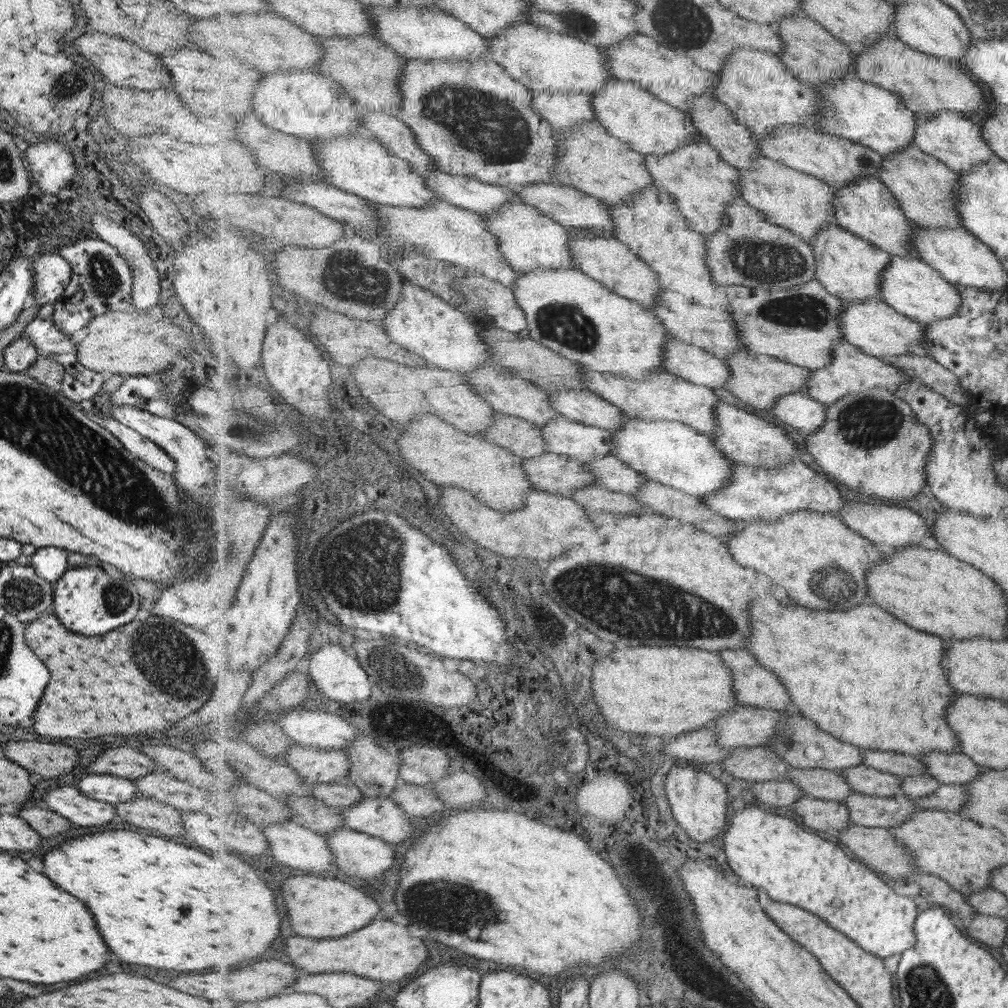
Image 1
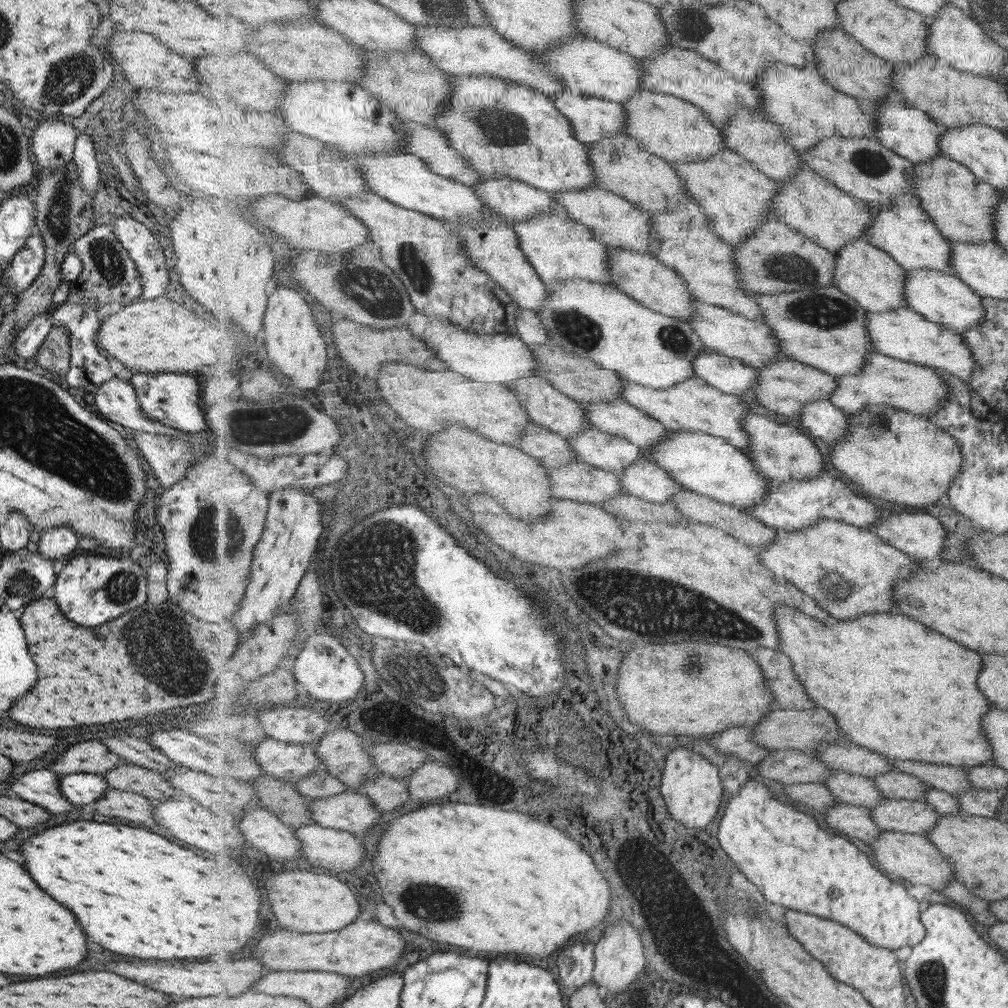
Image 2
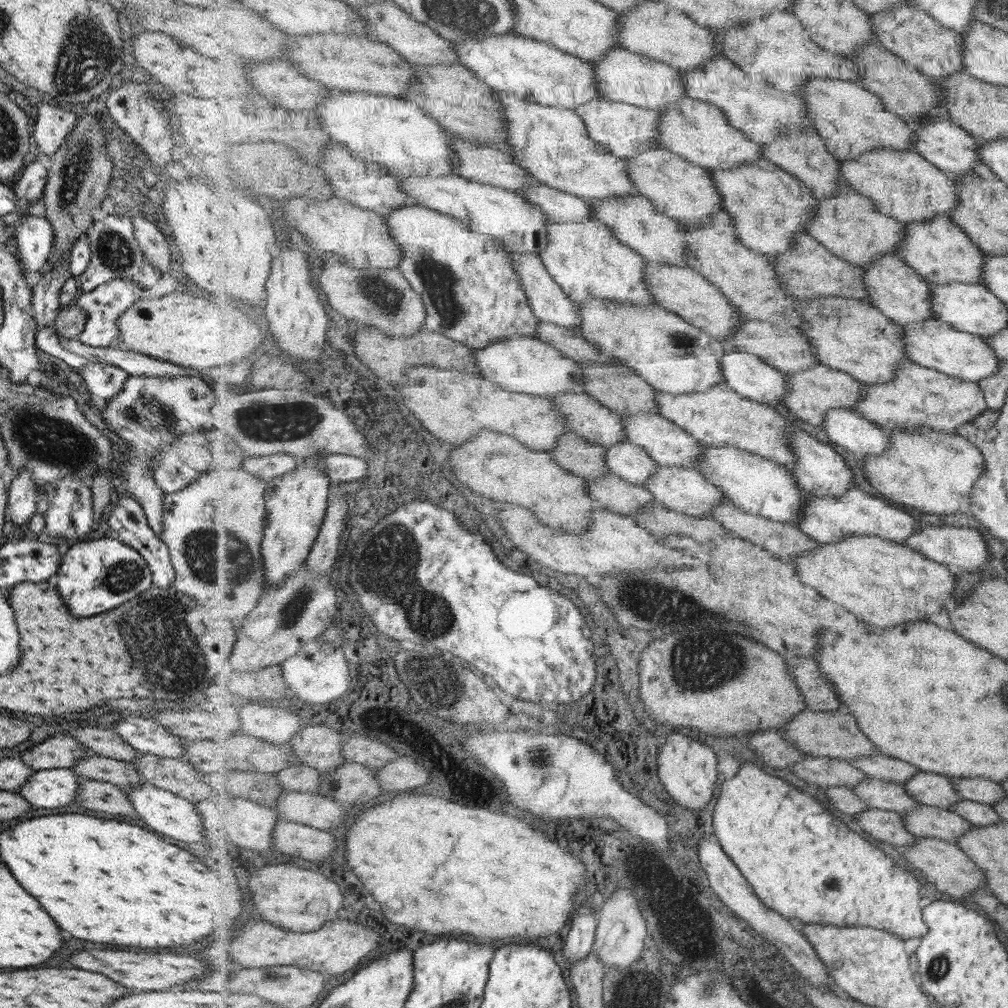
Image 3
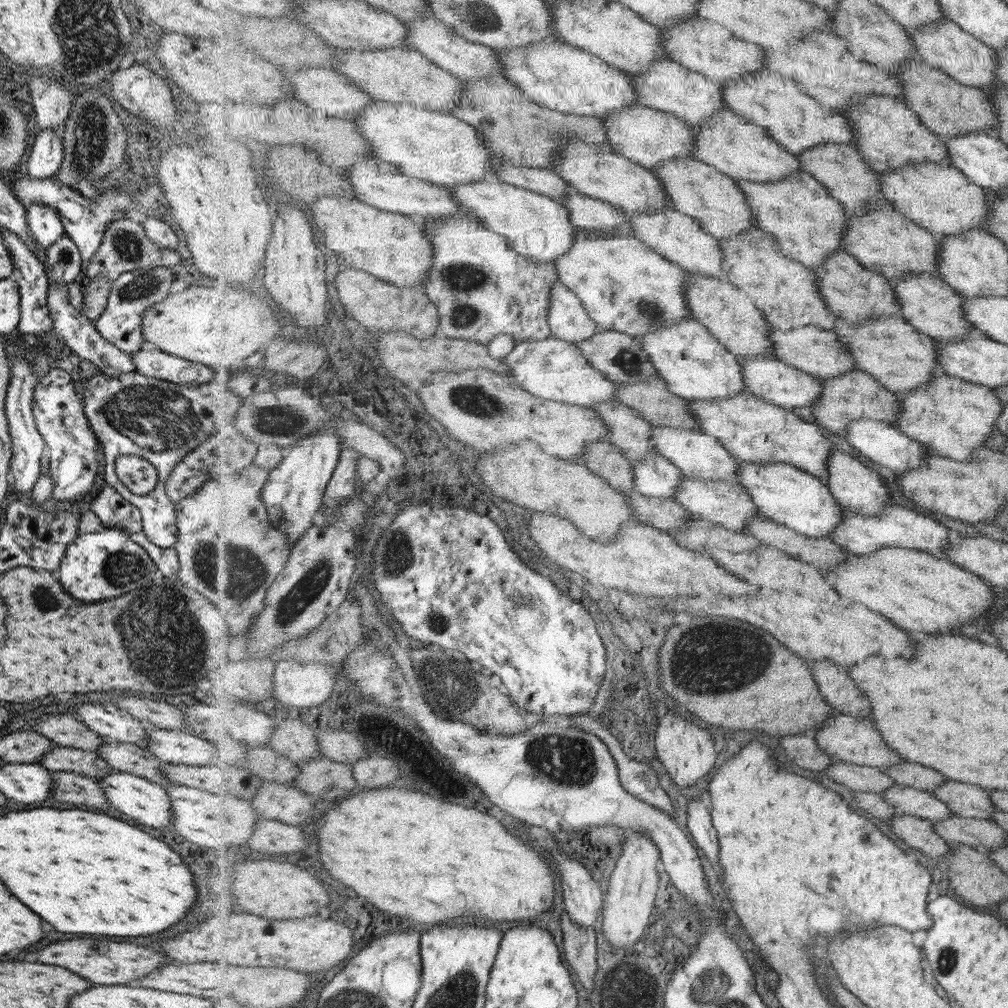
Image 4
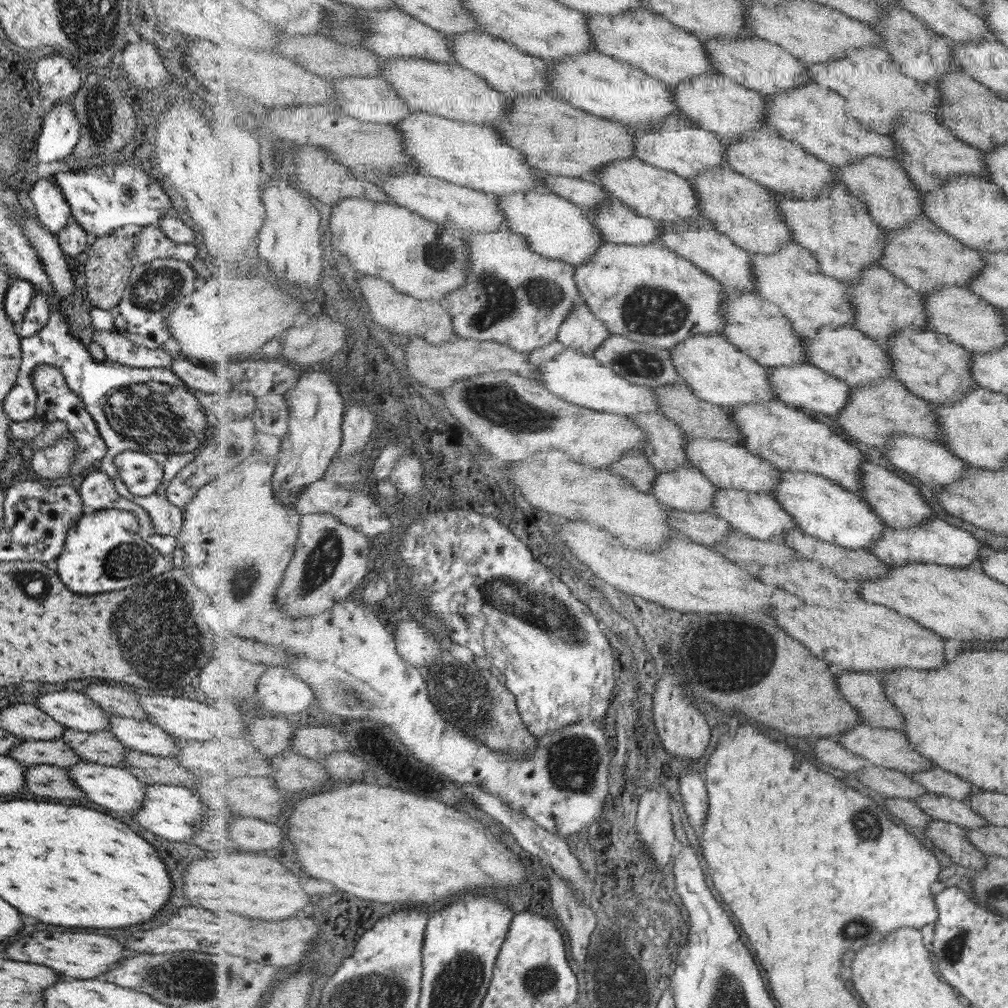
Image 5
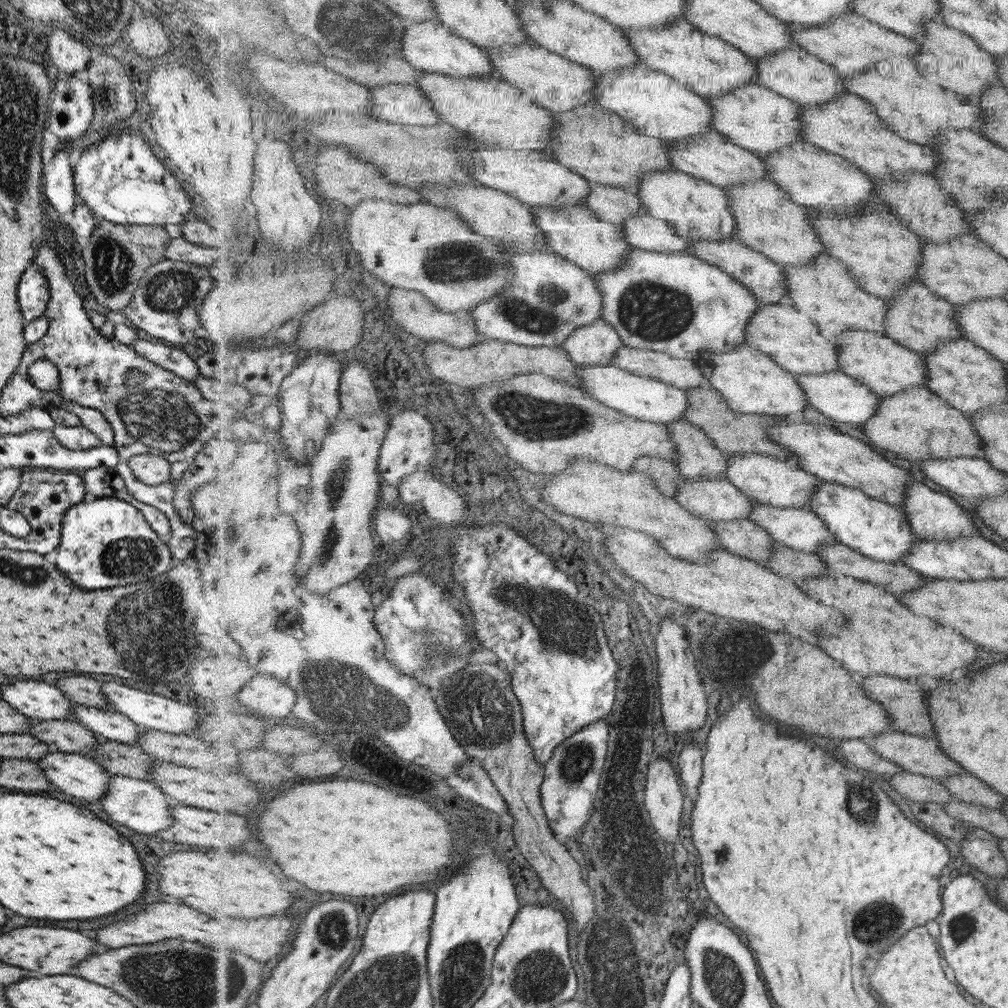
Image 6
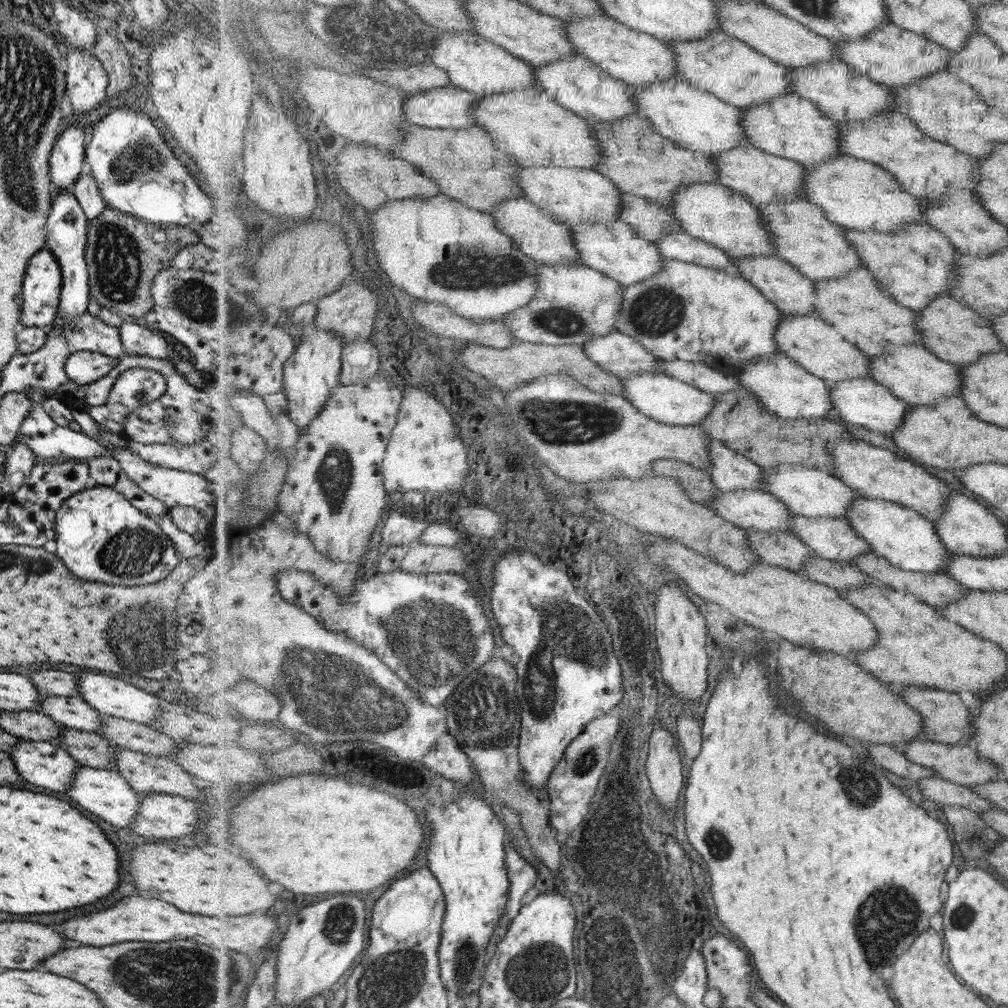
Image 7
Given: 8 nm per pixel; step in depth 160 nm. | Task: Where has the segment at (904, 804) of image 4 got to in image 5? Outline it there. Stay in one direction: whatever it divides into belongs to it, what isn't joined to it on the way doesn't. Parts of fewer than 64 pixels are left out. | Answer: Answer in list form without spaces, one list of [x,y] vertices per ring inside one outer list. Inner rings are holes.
[[[930,791],[920,798],[913,798],[912,801],[927,814],[941,821],[960,824],[967,829],[981,828],[987,825],[984,816],[979,816],[967,801],[952,799]]]

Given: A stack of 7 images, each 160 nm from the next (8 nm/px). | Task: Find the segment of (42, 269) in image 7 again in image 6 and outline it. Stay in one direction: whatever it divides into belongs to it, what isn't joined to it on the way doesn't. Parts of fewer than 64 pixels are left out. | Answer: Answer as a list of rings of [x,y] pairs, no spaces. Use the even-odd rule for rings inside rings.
[[[29,263],[17,285],[15,296],[25,322],[39,318],[45,312],[49,301],[47,277],[42,275],[40,269],[35,263]]]

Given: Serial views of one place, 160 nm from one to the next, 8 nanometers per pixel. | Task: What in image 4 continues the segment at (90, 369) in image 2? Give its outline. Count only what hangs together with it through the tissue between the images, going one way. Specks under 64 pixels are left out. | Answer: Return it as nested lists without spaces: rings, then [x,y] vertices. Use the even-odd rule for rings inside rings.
[[[156,266],[143,270],[132,270],[120,274],[111,280],[109,295],[107,295],[105,308],[93,322],[96,331],[108,343],[121,352],[137,352],[144,348],[144,338],[141,332],[141,319],[146,308],[161,302],[169,296],[172,282],[177,280],[174,267]]]

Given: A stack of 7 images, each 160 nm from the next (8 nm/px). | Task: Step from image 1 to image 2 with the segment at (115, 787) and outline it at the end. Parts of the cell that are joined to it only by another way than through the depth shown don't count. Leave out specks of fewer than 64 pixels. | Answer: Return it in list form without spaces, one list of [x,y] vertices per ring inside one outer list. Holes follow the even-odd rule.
[[[71,773],[59,776],[58,789],[67,802],[79,806],[97,800],[109,786],[102,775]]]

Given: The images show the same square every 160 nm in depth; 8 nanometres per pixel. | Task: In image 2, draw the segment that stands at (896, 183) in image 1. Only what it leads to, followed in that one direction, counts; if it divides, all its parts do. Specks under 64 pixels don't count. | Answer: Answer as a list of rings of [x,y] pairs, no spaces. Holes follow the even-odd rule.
[[[939,155],[932,160],[916,163],[916,190],[922,207],[932,216],[941,232],[954,242],[996,240],[996,206],[1002,202],[1002,191],[978,177],[968,166]]]

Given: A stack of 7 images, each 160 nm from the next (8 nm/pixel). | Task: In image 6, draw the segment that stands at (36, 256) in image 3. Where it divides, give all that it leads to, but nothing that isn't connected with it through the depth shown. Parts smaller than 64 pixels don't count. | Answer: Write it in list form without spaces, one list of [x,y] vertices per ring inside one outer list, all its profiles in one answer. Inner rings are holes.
[[[69,147],[58,148],[53,158],[42,168],[43,194],[53,210],[63,216],[74,209],[72,168],[69,165]]]

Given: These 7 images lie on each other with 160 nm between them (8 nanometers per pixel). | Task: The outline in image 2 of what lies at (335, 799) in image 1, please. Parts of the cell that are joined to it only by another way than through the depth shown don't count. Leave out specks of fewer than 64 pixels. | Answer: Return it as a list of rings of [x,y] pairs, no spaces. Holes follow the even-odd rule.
[[[326,769],[315,770],[303,777],[296,787],[305,798],[309,799],[329,798],[351,790],[348,785],[331,775]]]

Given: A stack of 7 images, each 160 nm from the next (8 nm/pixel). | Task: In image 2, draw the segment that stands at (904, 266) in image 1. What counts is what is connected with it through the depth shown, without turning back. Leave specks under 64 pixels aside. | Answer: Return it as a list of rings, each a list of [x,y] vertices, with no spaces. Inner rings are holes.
[[[928,268],[909,270],[905,294],[909,308],[916,310],[931,322],[948,326],[959,334],[981,324],[988,314],[984,297],[951,271],[929,270]]]

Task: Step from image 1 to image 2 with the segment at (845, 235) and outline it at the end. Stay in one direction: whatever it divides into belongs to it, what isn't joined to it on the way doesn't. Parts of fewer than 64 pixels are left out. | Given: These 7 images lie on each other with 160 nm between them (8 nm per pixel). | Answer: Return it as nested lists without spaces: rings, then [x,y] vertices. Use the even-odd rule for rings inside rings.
[[[865,238],[850,242],[843,250],[835,253],[838,268],[835,271],[835,286],[845,294],[851,295],[868,312],[889,312],[908,306],[906,299],[906,283],[908,270],[901,266],[888,252],[873,246]]]

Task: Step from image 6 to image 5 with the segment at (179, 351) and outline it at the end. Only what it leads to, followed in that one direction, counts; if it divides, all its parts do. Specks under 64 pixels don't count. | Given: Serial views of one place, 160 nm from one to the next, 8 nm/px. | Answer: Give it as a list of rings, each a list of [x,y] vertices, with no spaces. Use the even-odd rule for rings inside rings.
[[[95,329],[92,337],[91,342],[98,342],[103,347],[105,359],[128,367],[165,368],[177,358],[165,354],[160,348],[148,349],[137,346],[115,332]]]

